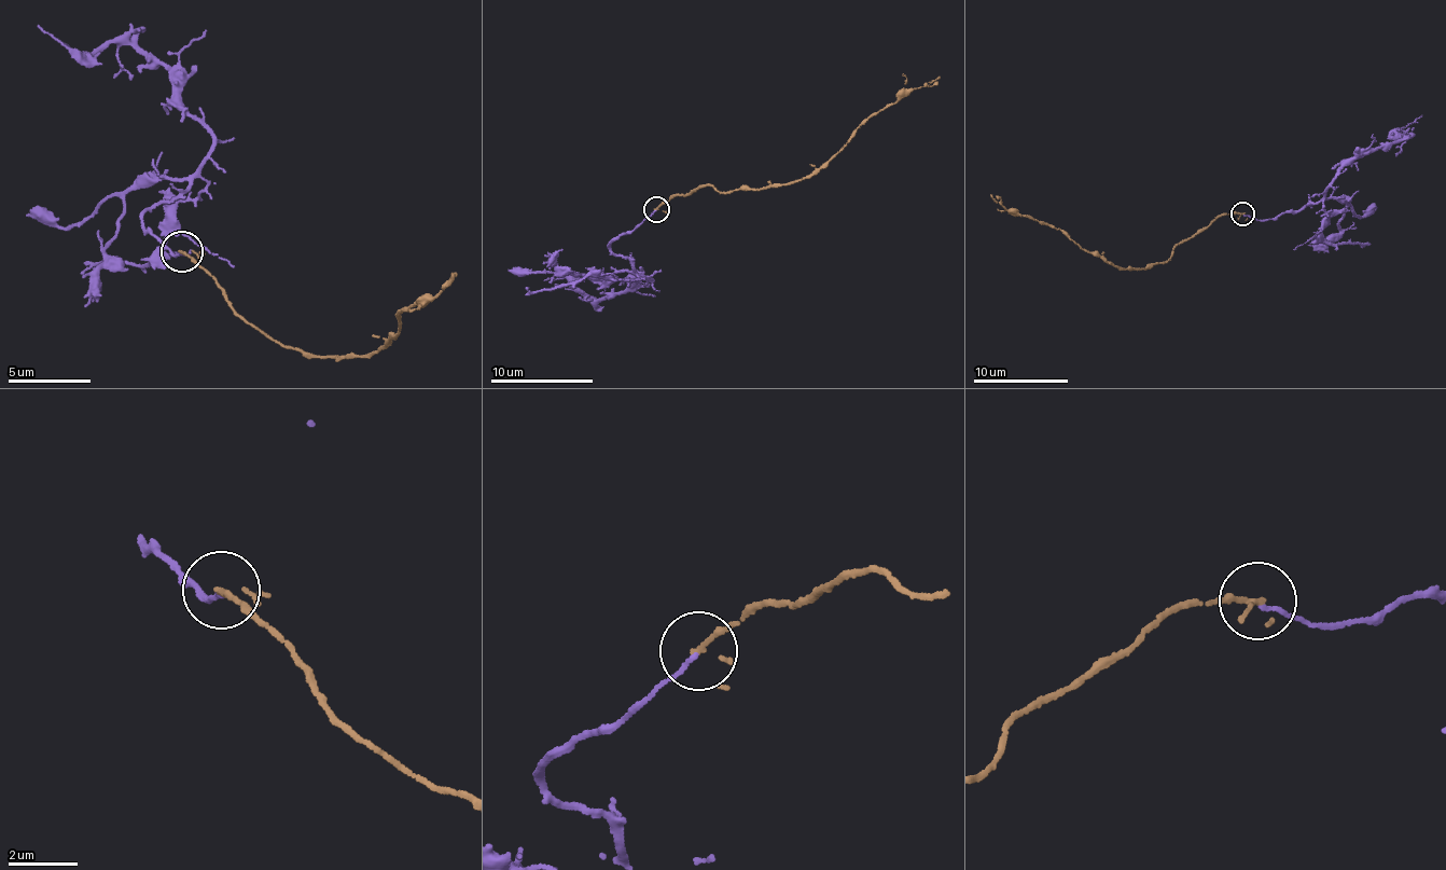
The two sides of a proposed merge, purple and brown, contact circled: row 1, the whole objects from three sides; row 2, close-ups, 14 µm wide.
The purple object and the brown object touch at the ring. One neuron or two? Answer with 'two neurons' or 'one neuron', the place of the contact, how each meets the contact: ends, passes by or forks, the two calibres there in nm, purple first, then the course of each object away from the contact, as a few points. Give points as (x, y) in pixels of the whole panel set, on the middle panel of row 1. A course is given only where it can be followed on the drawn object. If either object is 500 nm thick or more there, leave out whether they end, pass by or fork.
two neurons | (656, 209) | purple ends | brown ends | 110/170 nm | purple via (656, 210), (609, 247), (649, 280), (635, 277), (597, 300), (552, 279), (544, 280) | brown via (657, 209), (706, 185), (731, 194), (801, 181), (838, 151), (870, 116), (939, 76)

